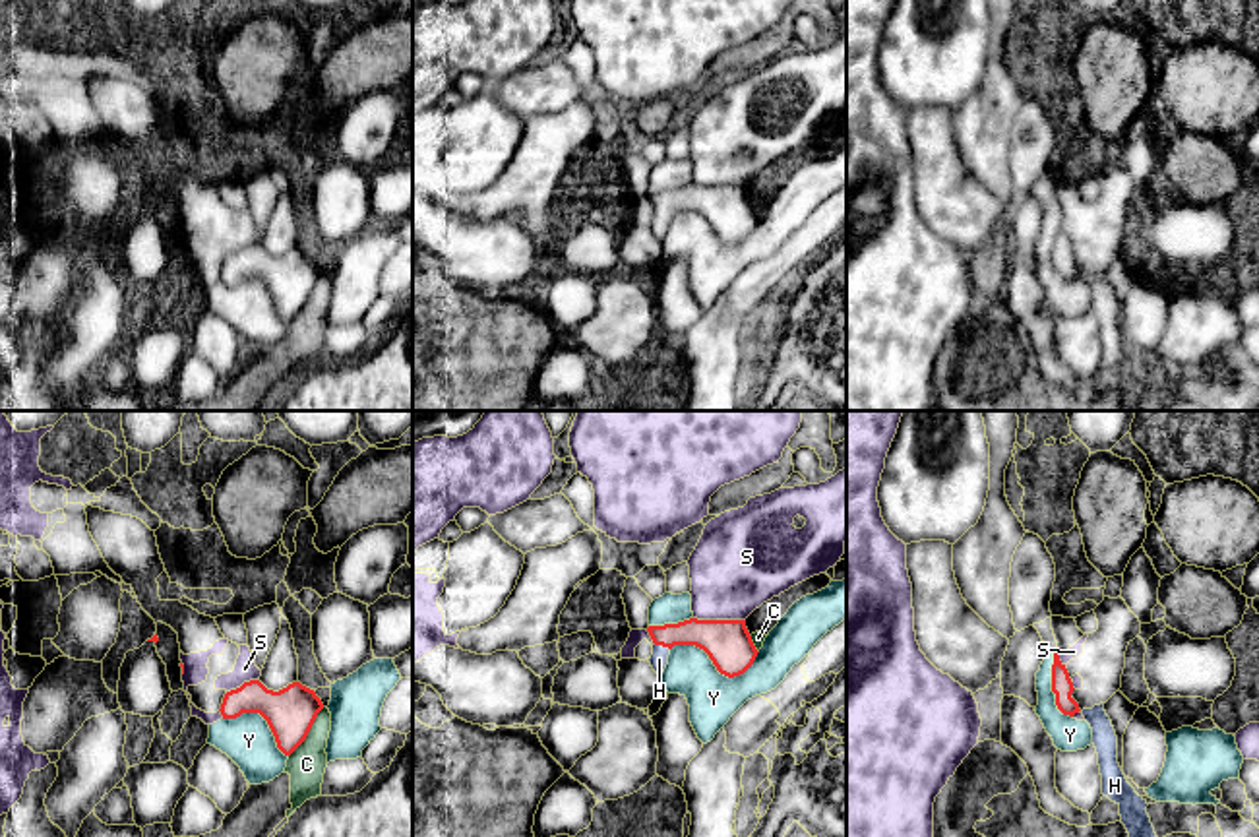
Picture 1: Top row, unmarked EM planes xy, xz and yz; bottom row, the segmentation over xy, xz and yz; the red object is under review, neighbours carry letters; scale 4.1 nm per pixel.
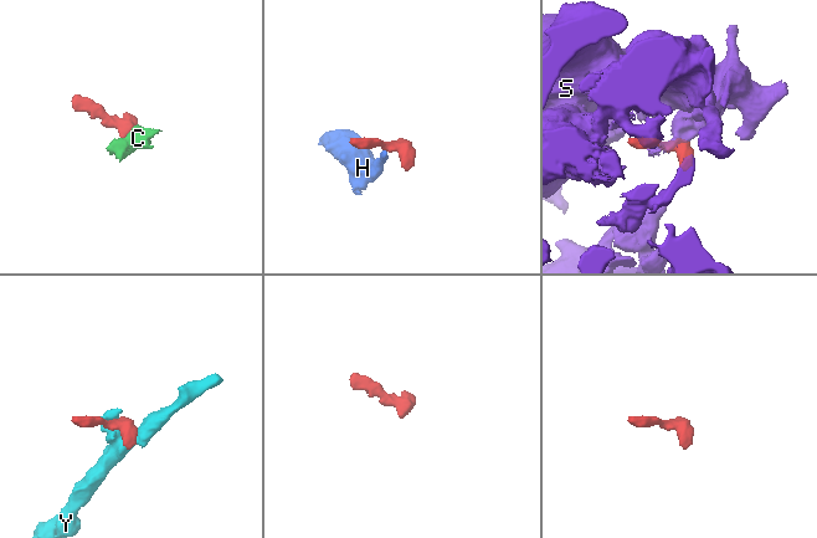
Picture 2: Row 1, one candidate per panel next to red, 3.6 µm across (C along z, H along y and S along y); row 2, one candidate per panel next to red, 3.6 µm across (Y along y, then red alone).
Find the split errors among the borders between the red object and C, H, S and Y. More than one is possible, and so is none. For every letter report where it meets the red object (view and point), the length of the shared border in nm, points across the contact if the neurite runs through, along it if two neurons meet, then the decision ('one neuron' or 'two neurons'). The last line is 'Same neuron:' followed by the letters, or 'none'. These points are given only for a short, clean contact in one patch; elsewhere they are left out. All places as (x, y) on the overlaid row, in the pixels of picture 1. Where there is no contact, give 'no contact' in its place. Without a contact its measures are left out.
C: contact xy (308, 731); length 260 nm; border xy (324, 708), (307, 739), (289, 756); two neurons
H: contact xz (663, 646); length 70 nm; way xz (723, 640), (673, 636), (663, 646), (659, 659); one neuron
S: contact xz (719, 620); length 220 nm; two neurons
Y: contact xz (715, 665); length 380 nm; two neurons
Same neuron: H

